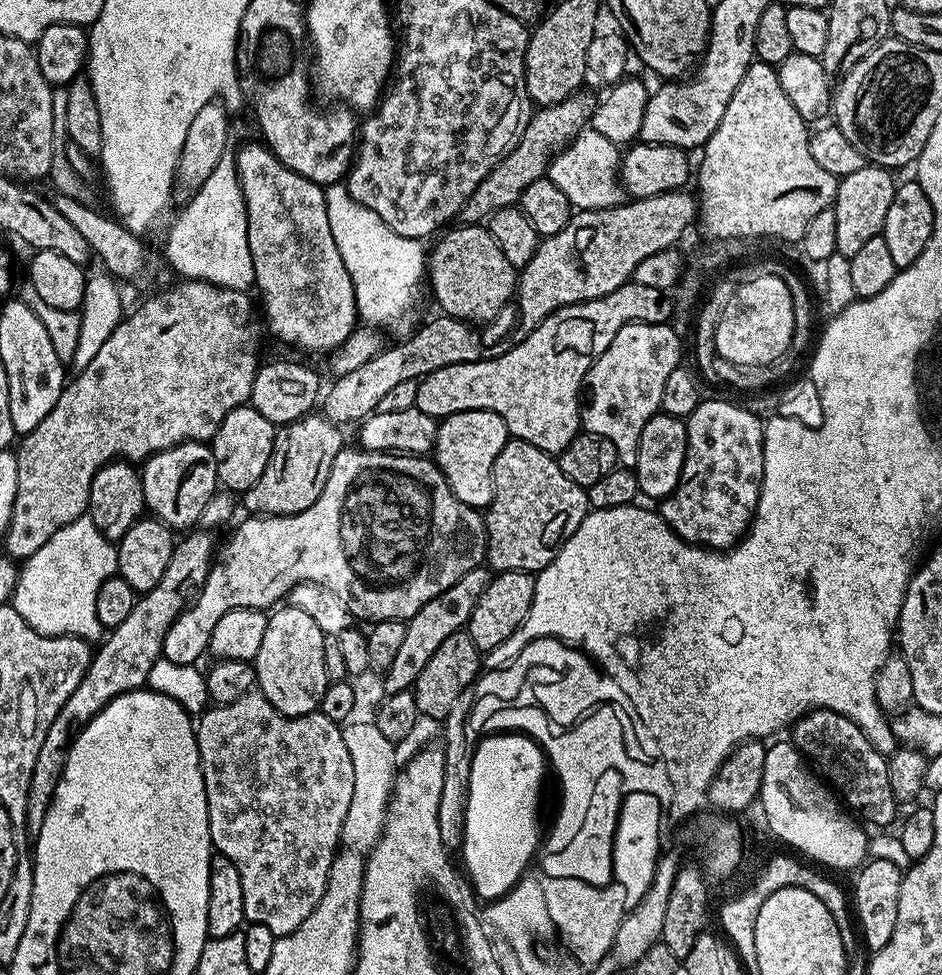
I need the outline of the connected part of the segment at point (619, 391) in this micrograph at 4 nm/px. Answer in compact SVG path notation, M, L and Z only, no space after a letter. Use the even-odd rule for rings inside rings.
M628 324L626 327L624 327L622 330L618 330L618 334L614 334L614 342L610 342L610 346L606 346L606 350L604 353L602 353L600 356L595 357L592 361L592 368L588 372L588 378L586 381L586 403L583 405L582 408L582 428L585 432L592 433L593 436L600 437L601 441L607 442L610 445L612 443L611 451L614 453L616 451L616 456L621 465L625 468L635 469L636 467L636 459L638 458L638 442L642 438L642 426L646 426L646 422L650 422L650 418L654 415L657 415L661 411L660 403L662 402L662 389L666 387L666 378L670 378L670 370L674 370L675 368L681 367L682 360L680 360L680 340L678 337L676 337L676 332L674 329L672 329L672 326L669 326L668 324Z

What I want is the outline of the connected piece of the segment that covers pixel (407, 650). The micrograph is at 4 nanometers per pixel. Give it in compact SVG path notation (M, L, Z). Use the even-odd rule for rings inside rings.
M481 566L470 570L466 574L462 574L462 578L458 578L458 582L454 582L454 586L442 590L442 594L438 594L438 598L430 598L430 602L426 602L426 606L422 606L422 610L418 610L418 614L414 614L407 620L402 647L398 649L394 663L382 676L385 693L388 696L411 689L416 683L418 674L422 674L426 662L430 662L430 658L434 658L434 650L438 650L438 646L442 646L442 642L446 642L446 638L450 638L450 634L461 631L467 625L470 614L474 610L478 598L482 598L489 579L490 572L487 567Z

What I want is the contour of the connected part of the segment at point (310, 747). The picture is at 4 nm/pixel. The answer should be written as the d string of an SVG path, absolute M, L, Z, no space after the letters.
M253 690L242 694L242 698L236 699L235 702L209 707L199 717L195 729L200 769L204 775L208 829L212 847L219 855L234 862L234 866L238 870L238 878L242 878L244 919L248 924L266 926L270 930L270 934L277 937L290 934L294 930L298 930L298 926L302 926L302 922L306 922L306 918L310 918L310 914L314 914L314 910L326 890L330 866L334 862L336 850L340 846L342 822L346 822L346 810L350 810L350 798L354 798L354 762L350 762L350 750L346 750L341 725L335 720L326 718L319 710L308 716L284 716L281 712L276 711L276 707L259 690Z

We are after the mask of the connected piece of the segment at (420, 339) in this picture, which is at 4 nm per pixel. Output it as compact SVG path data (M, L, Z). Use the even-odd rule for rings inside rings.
M436 314L433 320L426 321L413 336L406 337L401 344L396 344L393 348L385 347L377 356L370 358L370 362L358 366L358 370L350 370L350 374L335 377L331 381L332 389L329 390L328 397L326 392L322 400L323 415L337 426L355 425L371 416L376 411L378 401L393 386L398 386L398 382L419 382L442 366L489 360L506 351L505 345L500 344L492 344L487 348L483 338L472 328L475 327L467 320Z

